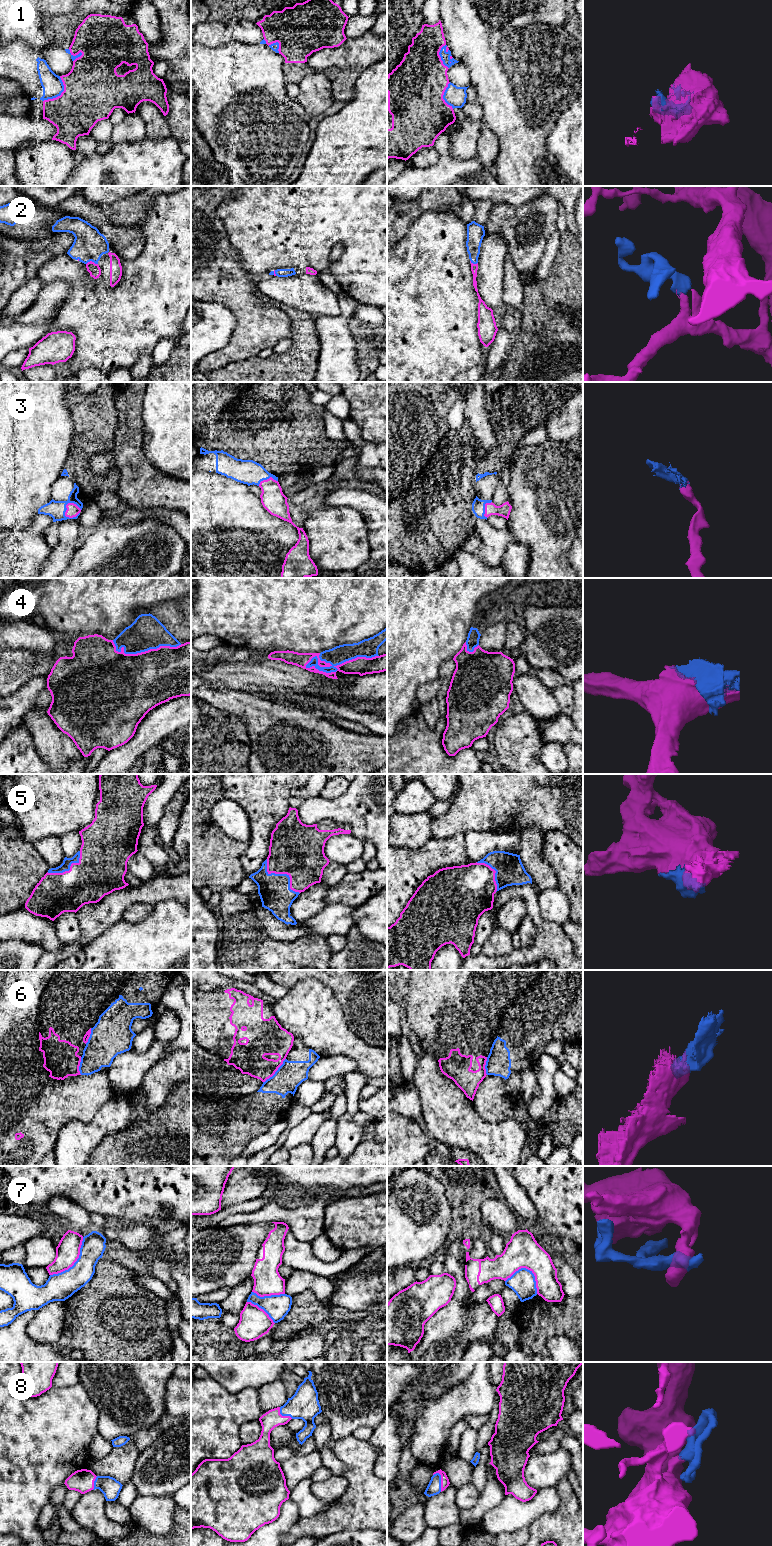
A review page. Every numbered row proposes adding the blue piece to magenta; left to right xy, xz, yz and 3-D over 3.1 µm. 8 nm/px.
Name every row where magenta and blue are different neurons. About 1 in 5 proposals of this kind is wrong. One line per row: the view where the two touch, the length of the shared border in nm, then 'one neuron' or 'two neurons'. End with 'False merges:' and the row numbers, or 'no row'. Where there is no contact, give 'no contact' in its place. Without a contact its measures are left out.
1: xy | 240 nm | two neurons
2: xy | 100 nm | one neuron
3: xy | 150 nm | one neuron
4: xz | 600 nm | two neurons
5: xz | 380 nm | one neuron
6: xz | 260 nm | two neurons
7: xy | 420 nm | two neurons
8: yz | 170 nm | one neuron
False merges: 1, 4, 6, 7

